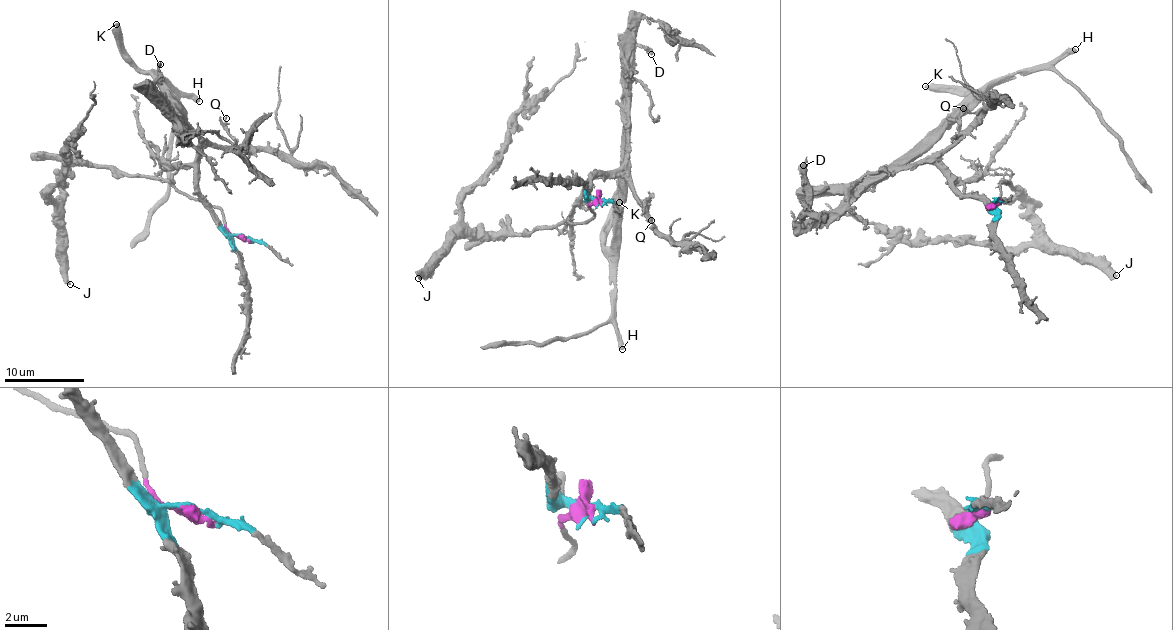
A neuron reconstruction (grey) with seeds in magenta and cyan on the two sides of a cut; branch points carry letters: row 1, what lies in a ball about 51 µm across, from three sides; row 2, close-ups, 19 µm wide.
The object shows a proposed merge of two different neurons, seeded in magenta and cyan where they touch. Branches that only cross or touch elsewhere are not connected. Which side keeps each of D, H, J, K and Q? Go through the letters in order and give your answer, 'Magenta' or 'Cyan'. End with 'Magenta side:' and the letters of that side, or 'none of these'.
D: Cyan
H: Cyan
J: Magenta
K: Cyan
Q: Cyan
Magenta side: J

